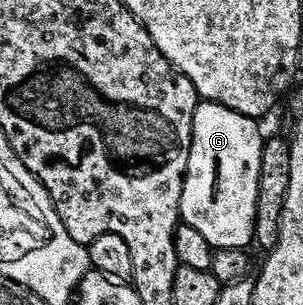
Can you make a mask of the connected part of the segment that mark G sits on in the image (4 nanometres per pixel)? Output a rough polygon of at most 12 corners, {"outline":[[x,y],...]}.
{"outline":[[193,112],[179,205],[213,248],[255,236],[256,119]]}

